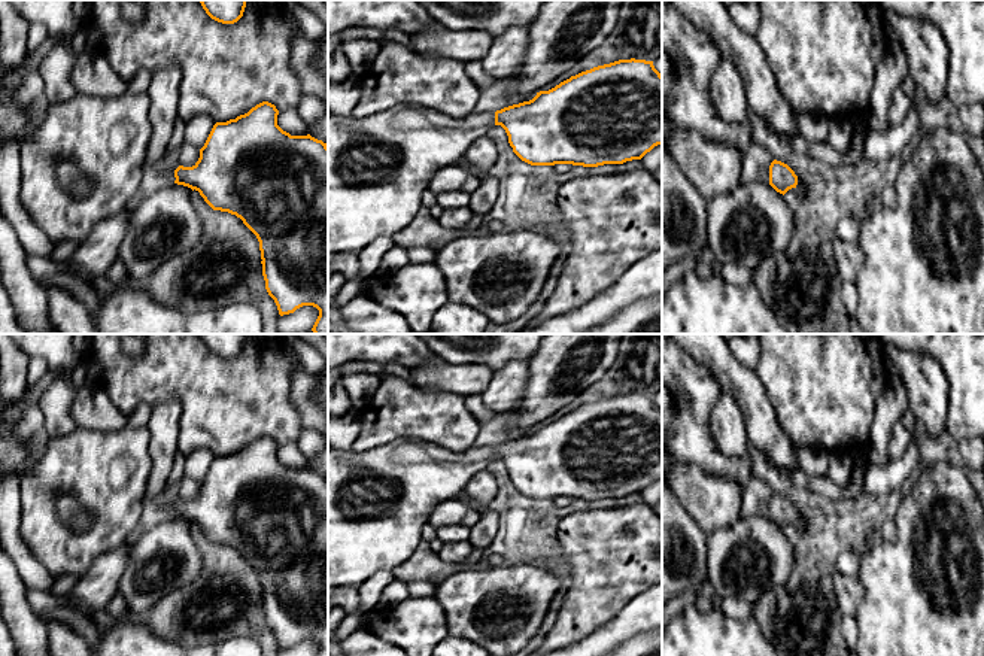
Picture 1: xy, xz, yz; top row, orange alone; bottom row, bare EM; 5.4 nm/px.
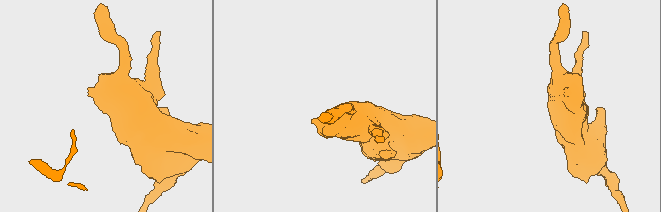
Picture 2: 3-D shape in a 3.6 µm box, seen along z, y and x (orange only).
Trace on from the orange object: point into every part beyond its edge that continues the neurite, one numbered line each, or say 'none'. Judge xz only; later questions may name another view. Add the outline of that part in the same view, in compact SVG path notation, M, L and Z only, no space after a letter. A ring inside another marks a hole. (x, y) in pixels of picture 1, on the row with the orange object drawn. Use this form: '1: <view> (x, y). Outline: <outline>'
1: xz (377, 167). Outline: M411 104L361 119L328 115L328 264L338 255L358 256L377 237L392 237L407 227L435 173L456 165L492 125L495 112L453 119Z

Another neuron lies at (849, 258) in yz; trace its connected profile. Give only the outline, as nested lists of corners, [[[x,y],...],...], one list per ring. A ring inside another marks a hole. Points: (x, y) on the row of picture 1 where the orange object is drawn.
[[[836,237],[833,240],[832,249],[836,262],[836,271],[842,282],[854,282],[863,264],[863,253],[857,243],[844,242]]]

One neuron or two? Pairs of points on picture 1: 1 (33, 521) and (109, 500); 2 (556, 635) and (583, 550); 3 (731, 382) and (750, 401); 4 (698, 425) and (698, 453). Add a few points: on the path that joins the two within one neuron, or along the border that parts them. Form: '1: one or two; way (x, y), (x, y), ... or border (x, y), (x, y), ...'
1: one; way (39, 497), (54, 482), (85, 482)
2: one; way (577, 614), (583, 609), (583, 571)
3: one; way (735, 386), (746, 397)
4: one; way (698, 433), (698, 446)

